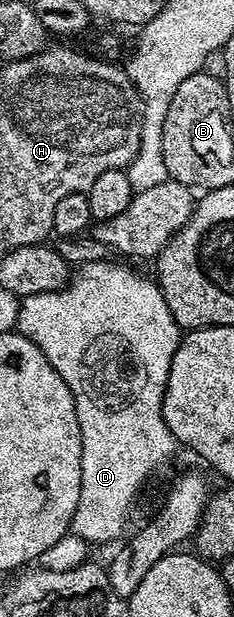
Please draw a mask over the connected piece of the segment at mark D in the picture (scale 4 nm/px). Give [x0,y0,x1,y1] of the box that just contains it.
[16,260,181,545]

